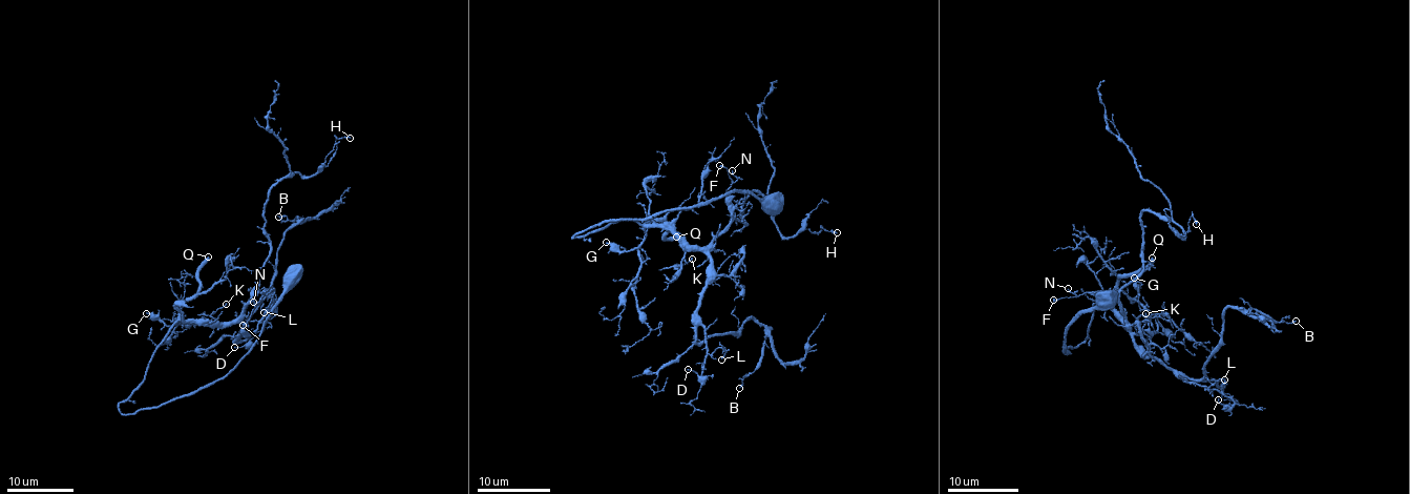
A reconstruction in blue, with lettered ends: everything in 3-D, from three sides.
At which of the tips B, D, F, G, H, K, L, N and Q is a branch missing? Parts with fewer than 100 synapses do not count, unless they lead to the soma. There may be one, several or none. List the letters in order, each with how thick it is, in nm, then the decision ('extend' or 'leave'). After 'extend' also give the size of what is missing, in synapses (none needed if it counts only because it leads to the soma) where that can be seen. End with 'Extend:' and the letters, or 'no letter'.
B: 150 nm thick; leave
D: 100 nm thick; leave
F: 140 nm thick; leave
G: 200 nm thick; leave
H: 200 nm thick; leave
K: 110 nm thick; leave
L: 120 nm thick; leave
N: 110 nm thick; leave
Q: 400 nm thick; extend; about 200 synapses
Extend: Q

